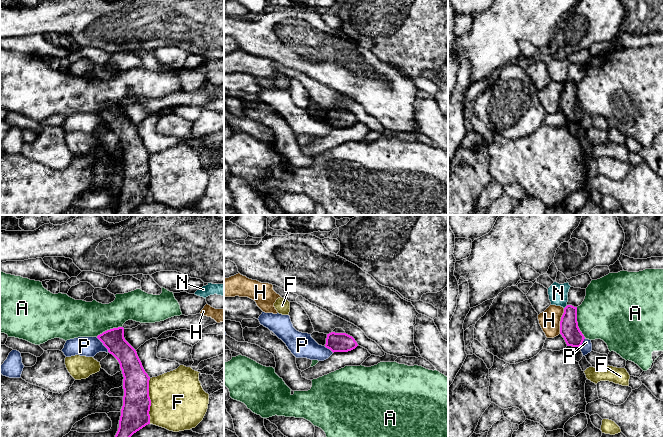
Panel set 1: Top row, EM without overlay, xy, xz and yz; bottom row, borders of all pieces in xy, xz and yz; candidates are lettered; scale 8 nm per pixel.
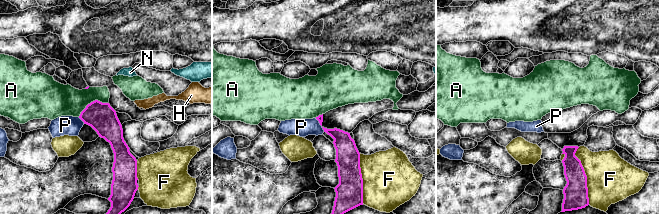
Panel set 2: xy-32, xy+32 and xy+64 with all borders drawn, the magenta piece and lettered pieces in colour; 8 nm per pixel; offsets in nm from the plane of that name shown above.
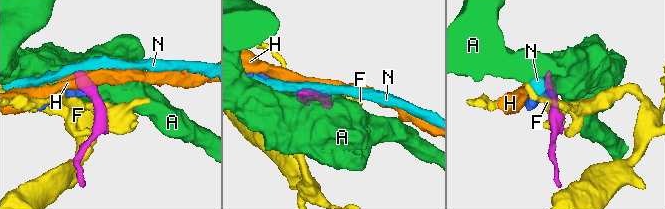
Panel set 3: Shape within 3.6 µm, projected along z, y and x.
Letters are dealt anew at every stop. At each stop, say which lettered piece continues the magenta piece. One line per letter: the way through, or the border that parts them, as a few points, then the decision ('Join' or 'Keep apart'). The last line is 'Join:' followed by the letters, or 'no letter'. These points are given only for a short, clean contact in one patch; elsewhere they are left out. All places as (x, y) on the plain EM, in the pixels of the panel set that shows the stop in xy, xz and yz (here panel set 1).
A: Boundary: yz (576, 83), (577, 102), (585, 113). Keep apart
F: Keep apart
H: Boundary: yz (564, 84), (559, 99), (559, 109). Keep apart
N: Boundary: yz (567, 81), (564, 84). Keep apart
P: Boundary: xy (96, 113), (109, 128). Keep apart
Join: no letter

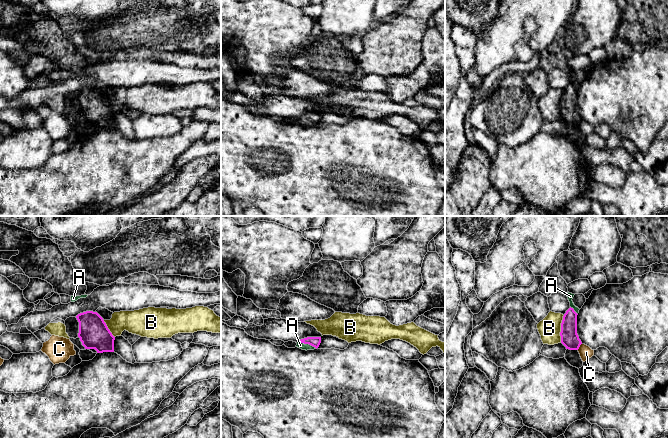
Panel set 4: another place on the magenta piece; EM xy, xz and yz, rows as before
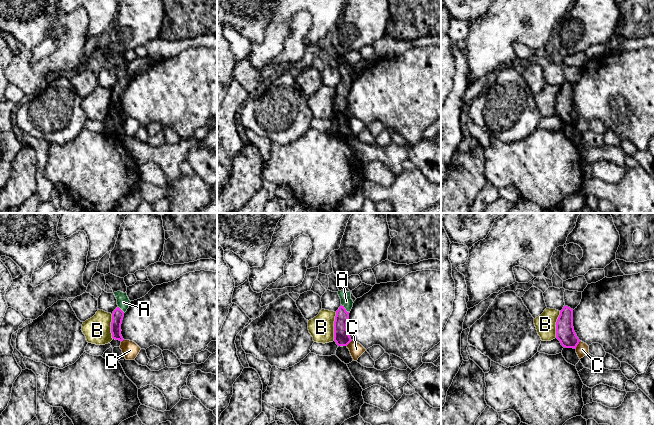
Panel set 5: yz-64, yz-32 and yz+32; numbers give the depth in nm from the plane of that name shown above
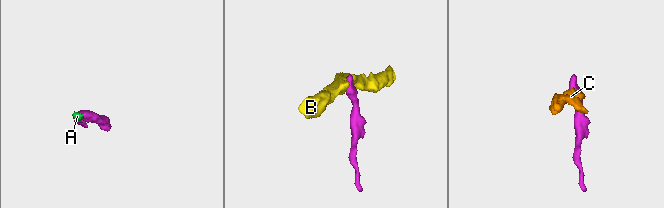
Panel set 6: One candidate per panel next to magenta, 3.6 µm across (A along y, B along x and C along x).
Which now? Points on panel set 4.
A: Path across: xz (313, 117), (308, 119), (300, 121). Join
B: Boundary: yz (564, 91), (561, 97), (560, 118). Keep apart
C: Boundary: yz (581, 119), (577, 125). Keep apart
Join: A

